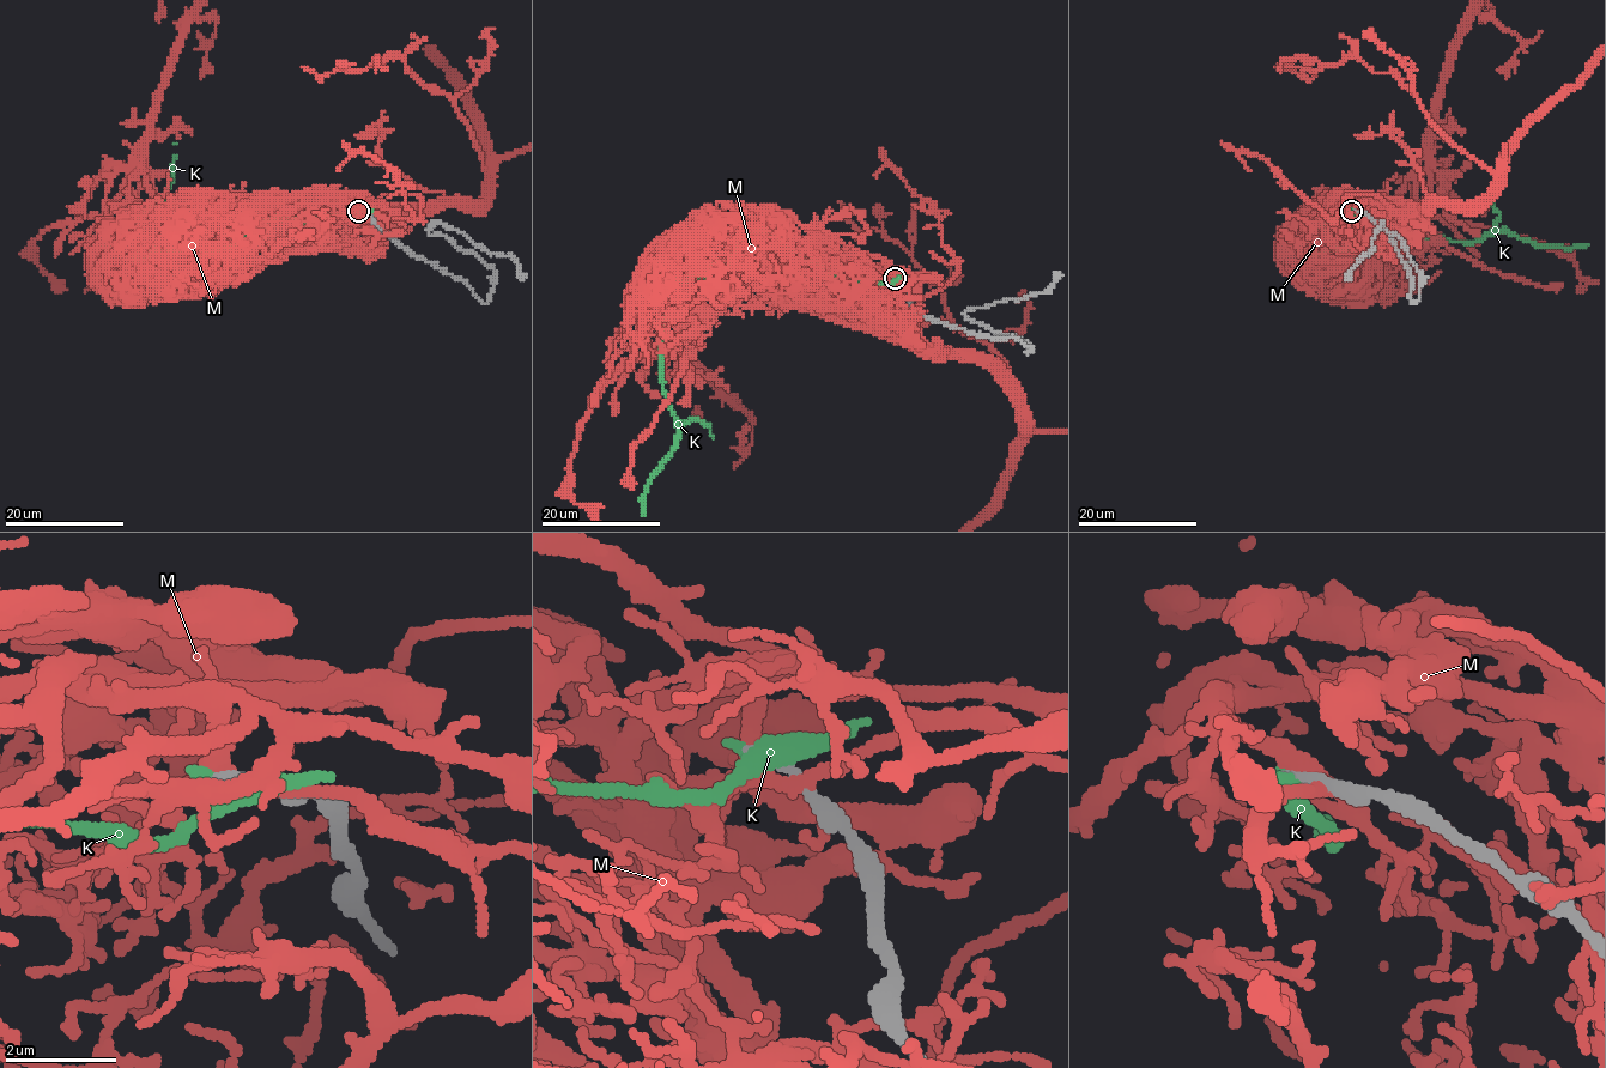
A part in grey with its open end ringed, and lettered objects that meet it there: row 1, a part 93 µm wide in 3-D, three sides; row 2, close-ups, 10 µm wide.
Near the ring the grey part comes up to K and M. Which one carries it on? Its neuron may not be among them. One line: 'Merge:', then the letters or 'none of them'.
Merge: none of them

